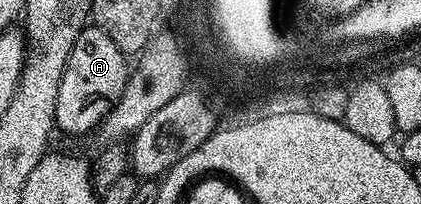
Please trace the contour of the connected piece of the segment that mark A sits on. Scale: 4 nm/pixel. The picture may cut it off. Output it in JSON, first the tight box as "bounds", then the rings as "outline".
{"bounds":[55,24,131,134],"outline":[[[92,24],[86,25],[75,40],[71,48],[71,56],[63,68],[63,76],[59,84],[59,100],[55,104],[56,129],[62,130],[65,134],[85,134],[88,130],[96,131],[107,115],[113,111],[113,105],[121,99],[125,85],[129,83],[131,70],[130,67],[125,67],[125,62],[127,62],[127,56],[118,48],[115,40],[107,36],[107,32],[103,32]]]}

